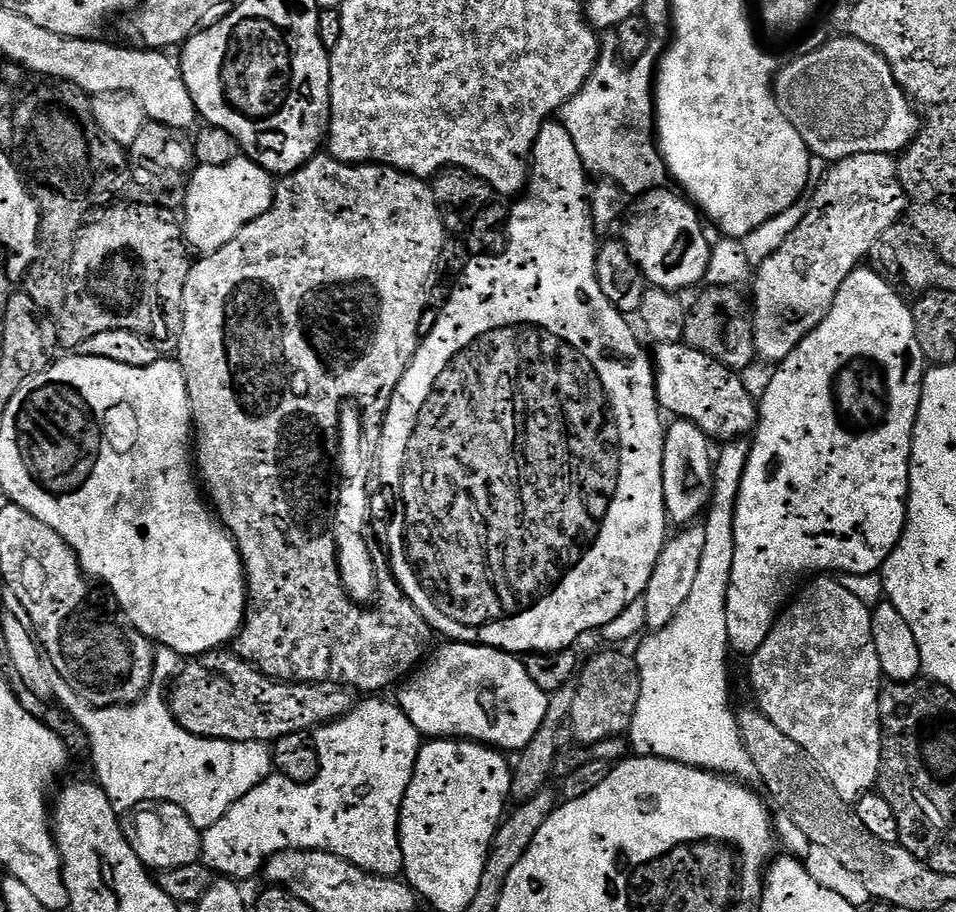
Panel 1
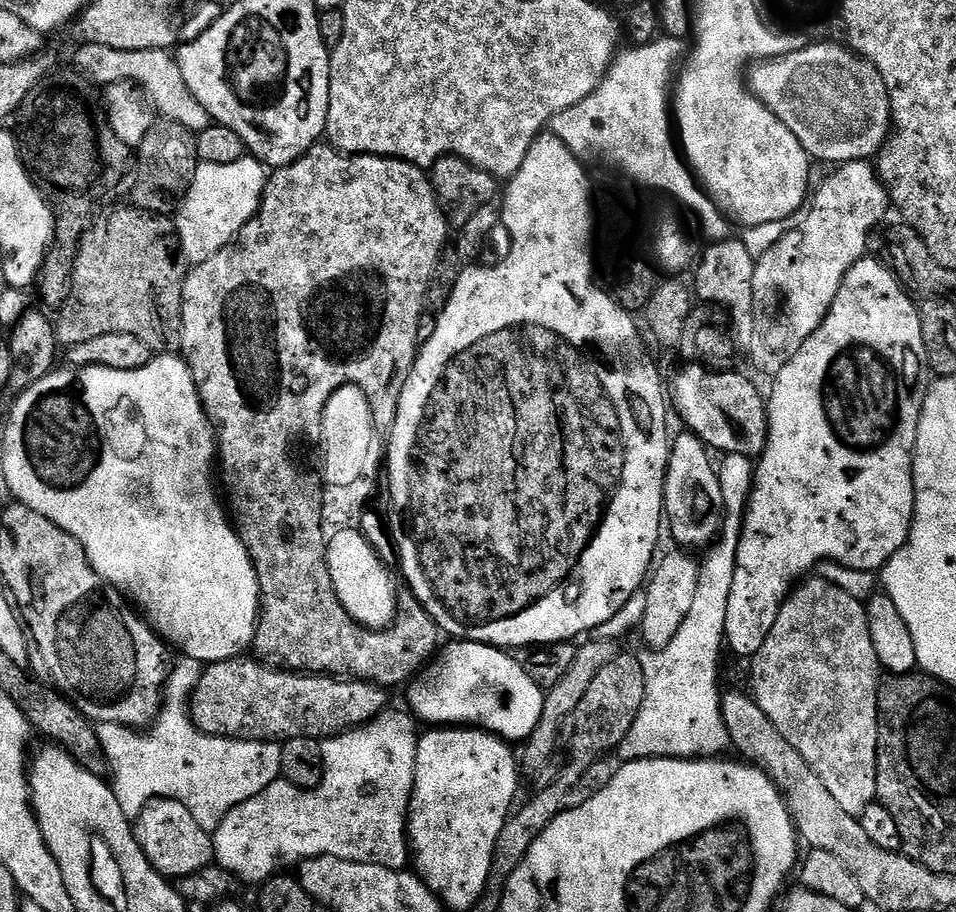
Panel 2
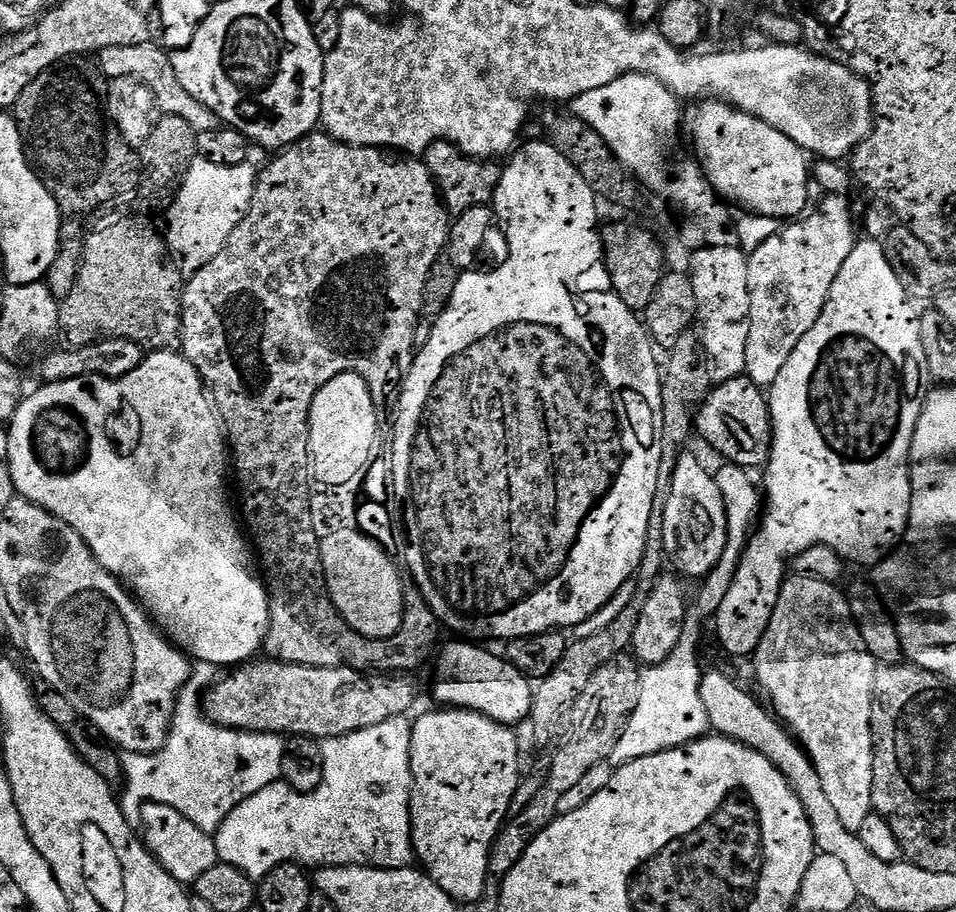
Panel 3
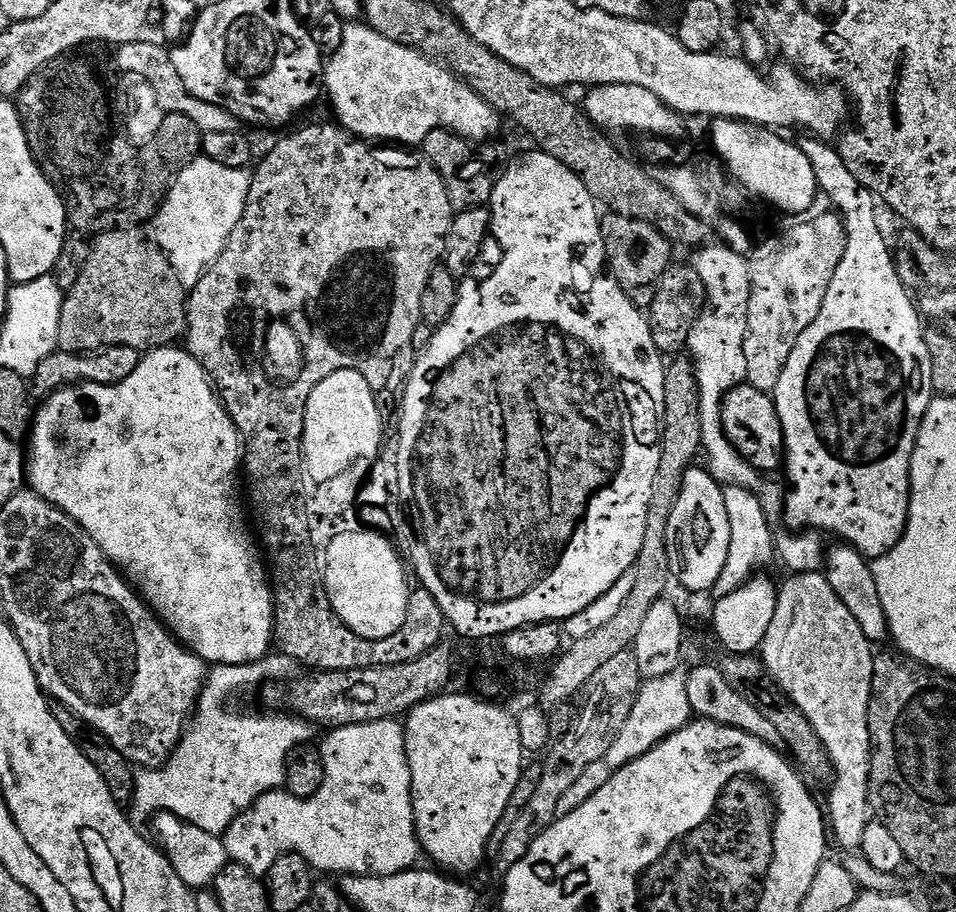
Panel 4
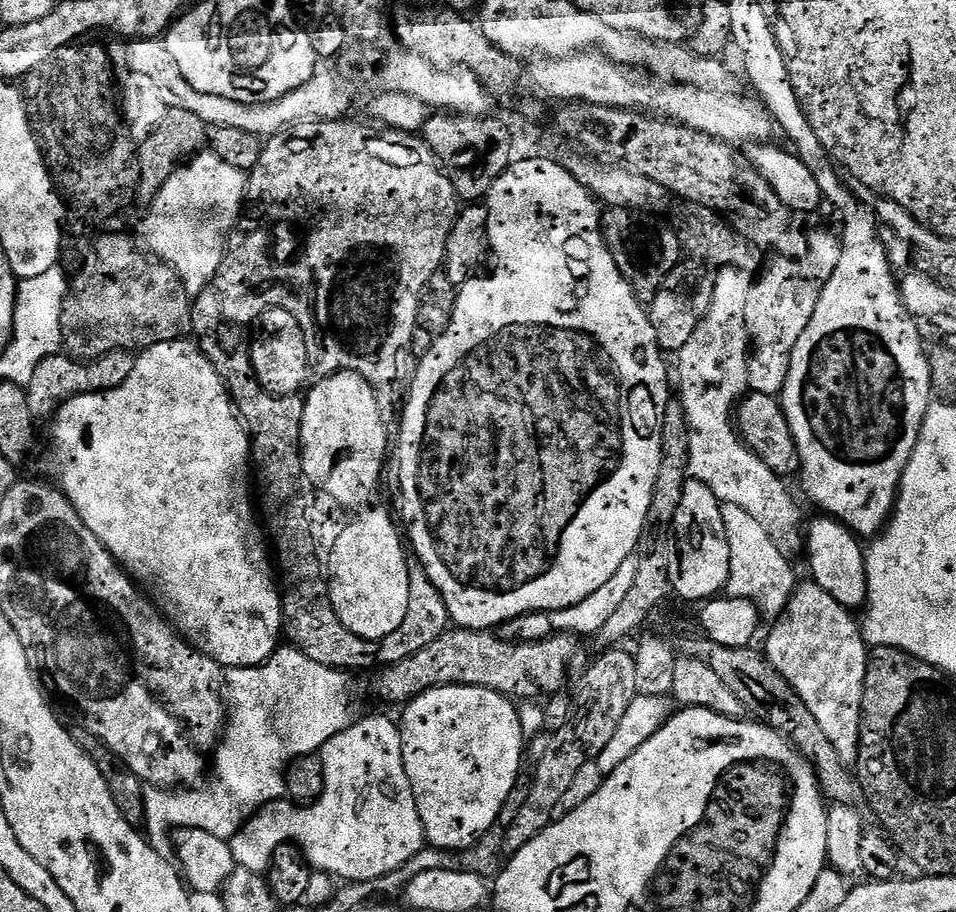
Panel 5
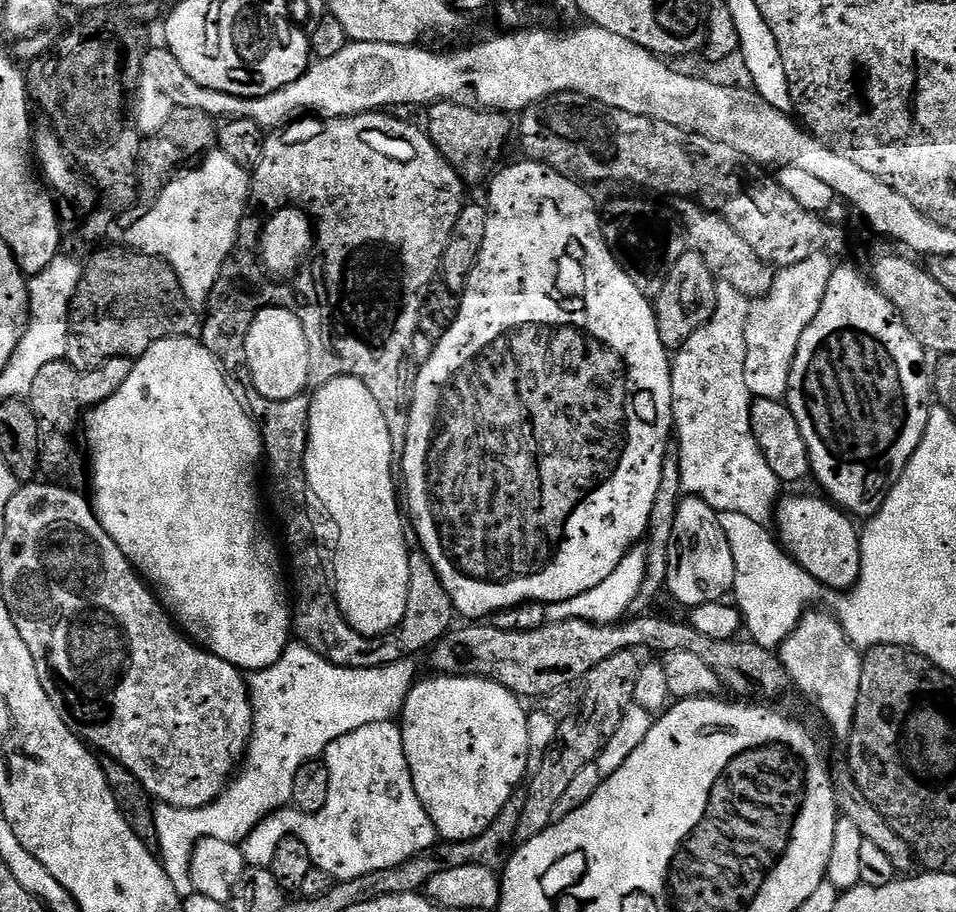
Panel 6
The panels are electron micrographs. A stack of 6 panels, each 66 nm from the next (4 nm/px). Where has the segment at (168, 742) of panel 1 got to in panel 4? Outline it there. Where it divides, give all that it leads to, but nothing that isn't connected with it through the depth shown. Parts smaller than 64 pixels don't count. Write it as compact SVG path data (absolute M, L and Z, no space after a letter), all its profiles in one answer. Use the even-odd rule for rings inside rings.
M269 654L253 664L218 664L207 673L196 711L172 757L159 768L136 772L136 793L130 805L134 827L147 829L156 813L169 812L198 826L198 830L206 830L206 834L223 837L259 796L284 788L286 758L297 744L313 739L313 725L288 714L255 716L252 712L235 712L232 699L239 692L259 689L269 682L287 681L293 675L292 668L294 661L289 656Z

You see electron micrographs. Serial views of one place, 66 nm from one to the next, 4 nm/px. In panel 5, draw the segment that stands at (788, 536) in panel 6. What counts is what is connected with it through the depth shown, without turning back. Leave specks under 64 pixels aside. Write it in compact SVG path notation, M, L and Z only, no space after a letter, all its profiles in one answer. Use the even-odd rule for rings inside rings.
M821 515L819 519L812 525L809 523L806 528L806 561L812 571L811 579L843 608L863 609L868 602L868 561L865 549L856 533L839 520L826 515Z

